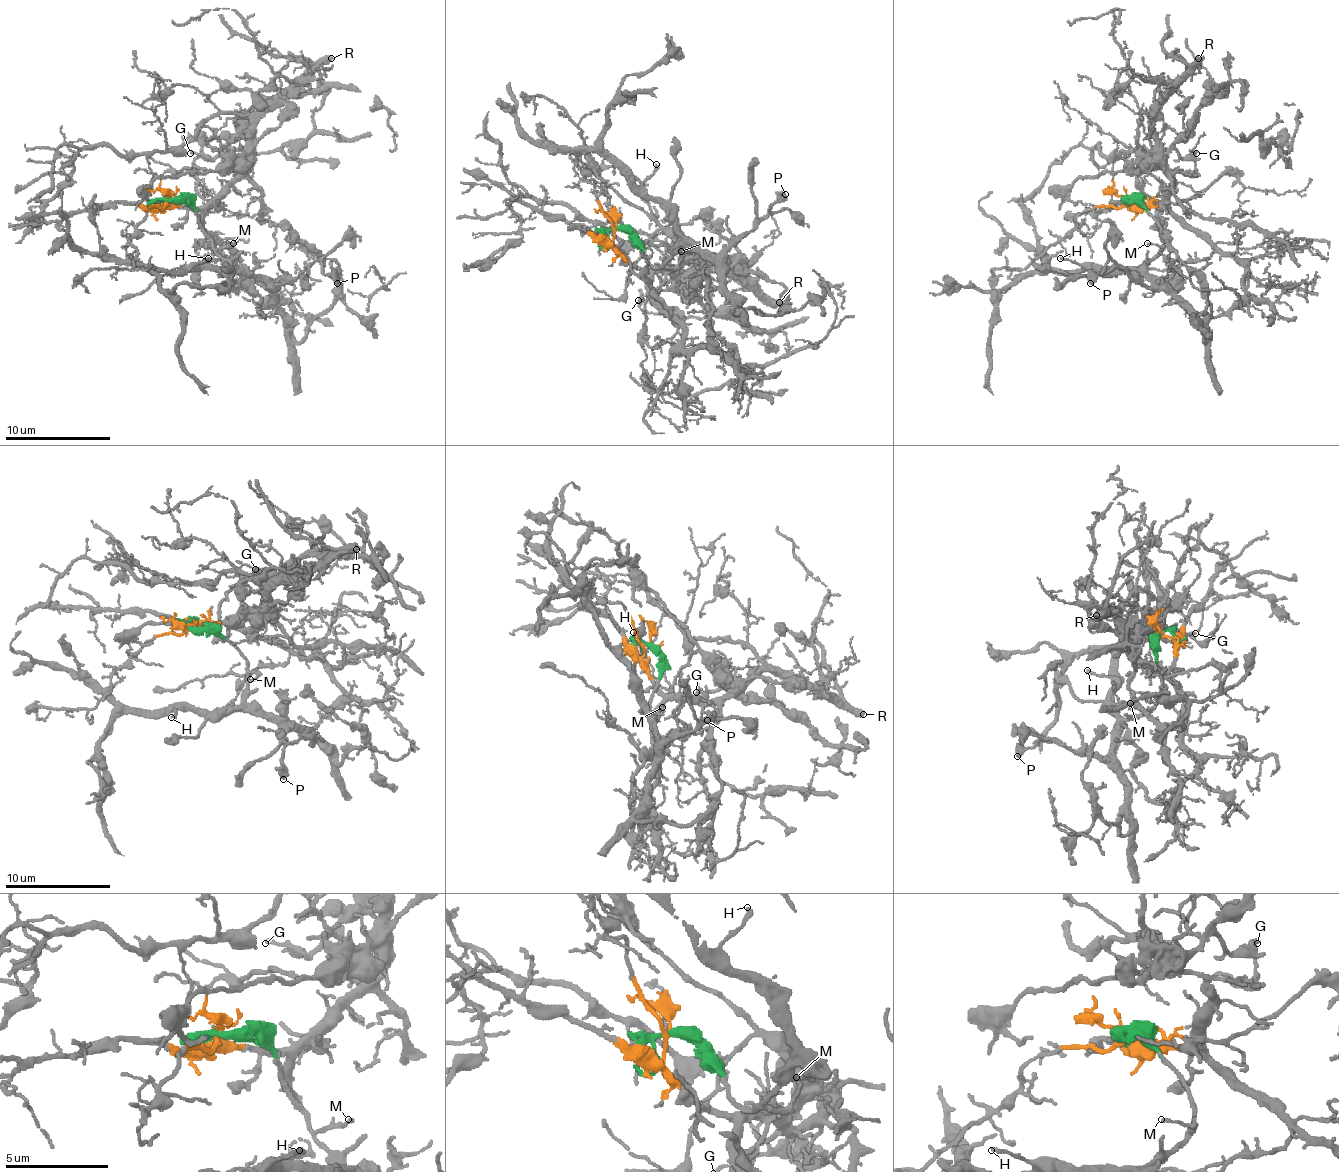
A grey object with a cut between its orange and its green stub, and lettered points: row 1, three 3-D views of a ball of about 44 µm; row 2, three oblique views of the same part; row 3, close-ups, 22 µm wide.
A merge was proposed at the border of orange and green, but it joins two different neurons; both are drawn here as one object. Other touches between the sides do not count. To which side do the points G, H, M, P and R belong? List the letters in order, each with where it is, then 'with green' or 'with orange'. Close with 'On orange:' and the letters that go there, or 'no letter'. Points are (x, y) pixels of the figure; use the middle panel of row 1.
G: place (638, 300); with orange
H: place (656, 164); with green
M: place (681, 251); with green
P: place (785, 194); with green
R: place (779, 302); with orange
On orange: G, R

